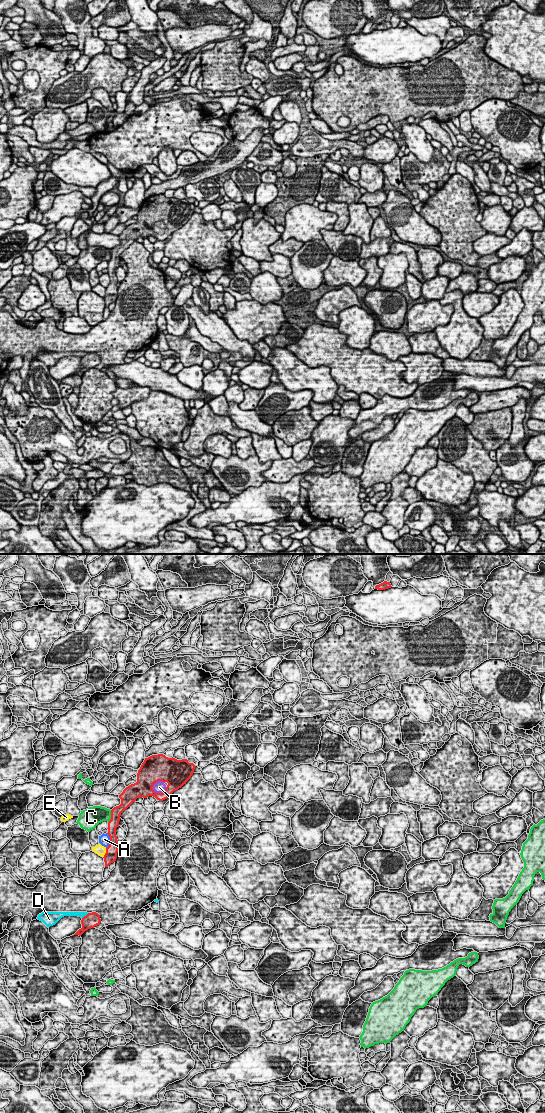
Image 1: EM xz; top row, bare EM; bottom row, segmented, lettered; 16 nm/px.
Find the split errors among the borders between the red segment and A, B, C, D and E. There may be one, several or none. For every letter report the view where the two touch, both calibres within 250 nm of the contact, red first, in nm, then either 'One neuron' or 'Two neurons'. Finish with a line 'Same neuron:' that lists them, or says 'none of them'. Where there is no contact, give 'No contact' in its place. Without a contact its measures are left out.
A: Touches red in xz. Thickness 190 nm (red) against 180 nm. Two neurons
B: Touches red in xz. Thickness 260 nm (red) against 190 nm. One neuron
C: Touches red in xz. Thickness 160 nm (red) against 280 nm. Two neurons
D: Touches red in xz. Thickness 240 nm (red) against 100 nm. Two neurons
E: Touches red in xz. Thickness 200 nm (red) against 160 nm. Two neurons
Same neuron: B

